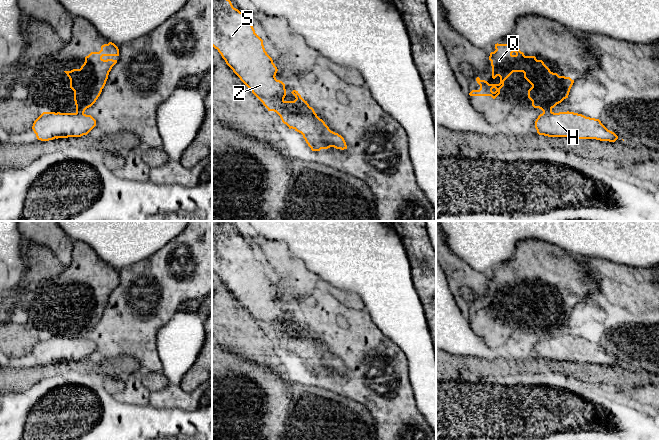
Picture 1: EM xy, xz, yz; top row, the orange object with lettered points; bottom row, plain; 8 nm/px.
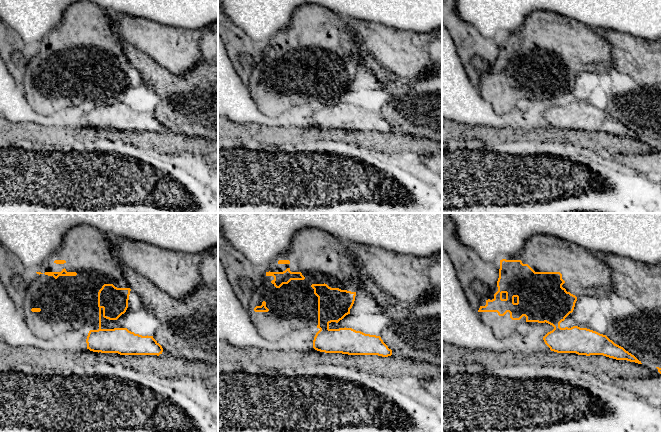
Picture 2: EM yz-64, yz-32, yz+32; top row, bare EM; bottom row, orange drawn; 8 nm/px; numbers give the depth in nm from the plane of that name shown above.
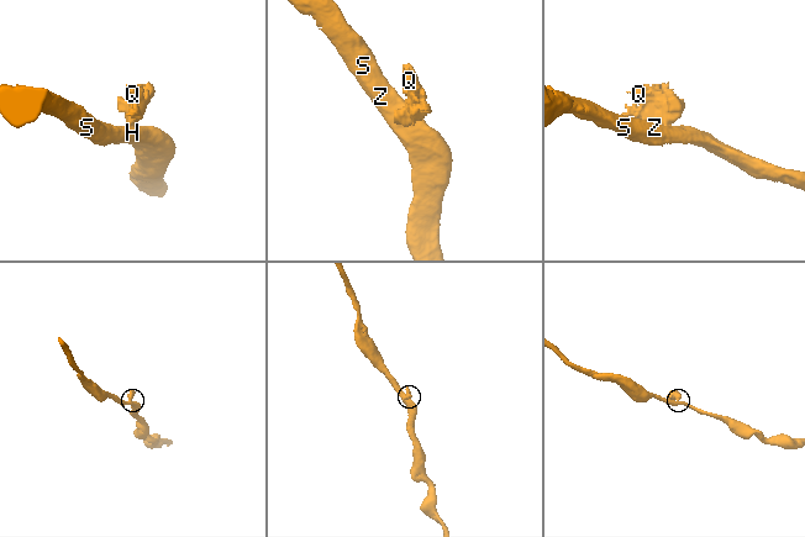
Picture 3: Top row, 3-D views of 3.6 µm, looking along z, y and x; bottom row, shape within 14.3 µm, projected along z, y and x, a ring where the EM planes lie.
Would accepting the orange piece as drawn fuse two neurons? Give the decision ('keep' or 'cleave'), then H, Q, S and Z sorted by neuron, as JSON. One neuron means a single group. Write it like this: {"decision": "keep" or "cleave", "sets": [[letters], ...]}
{"decision": "cleave", "sets": [["H", "S", "Z"], ["Q"]]}

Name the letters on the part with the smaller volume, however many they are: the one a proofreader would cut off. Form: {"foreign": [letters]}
{"foreign": ["Q"]}

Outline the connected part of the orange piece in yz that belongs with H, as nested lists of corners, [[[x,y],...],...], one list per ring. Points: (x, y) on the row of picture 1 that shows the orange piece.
[[[574,112],[542,113],[535,121],[539,135],[569,137],[572,139],[596,139],[615,142],[618,136],[608,130],[599,119]]]

